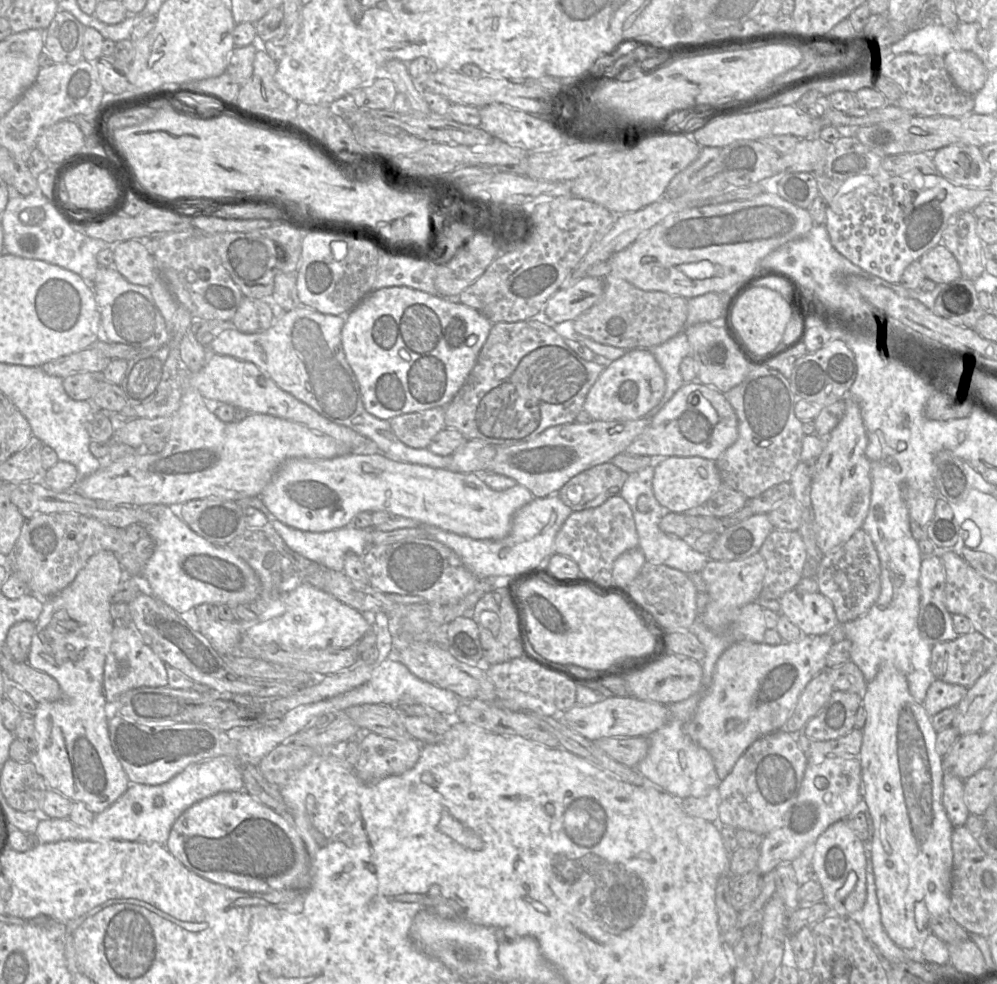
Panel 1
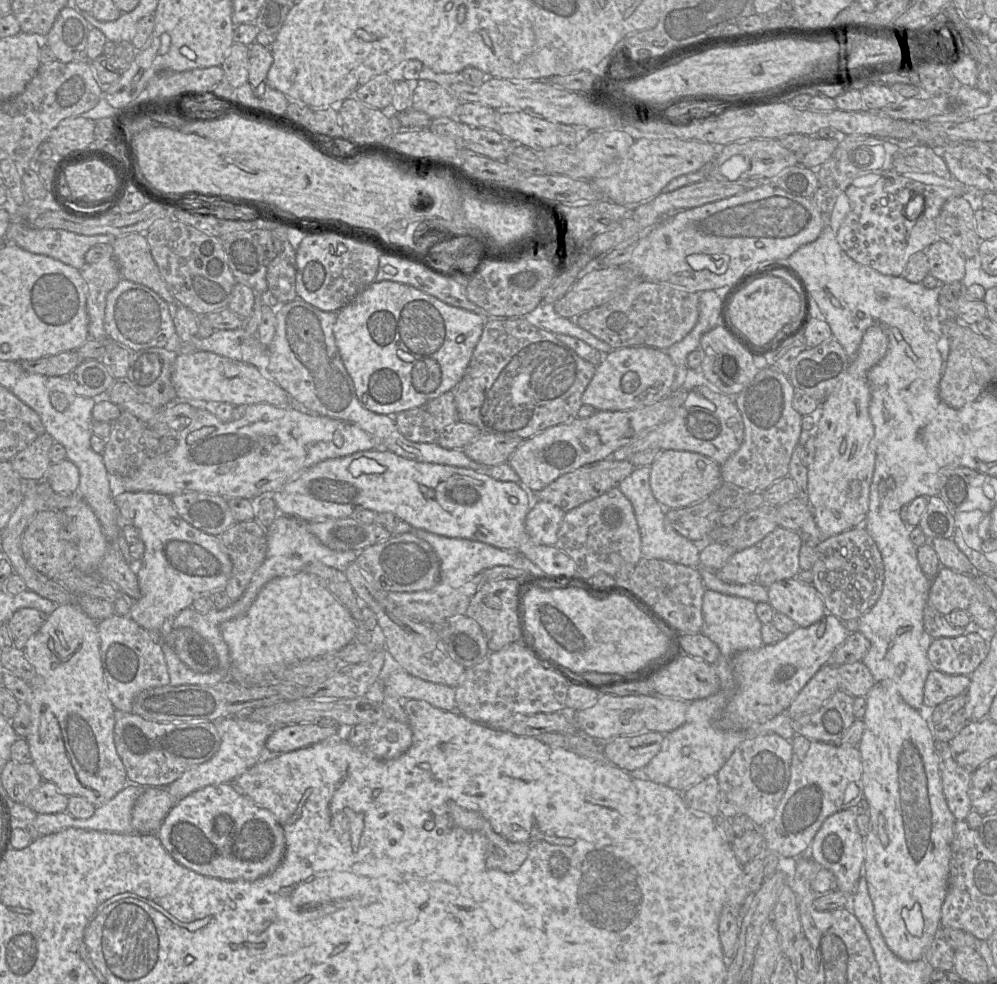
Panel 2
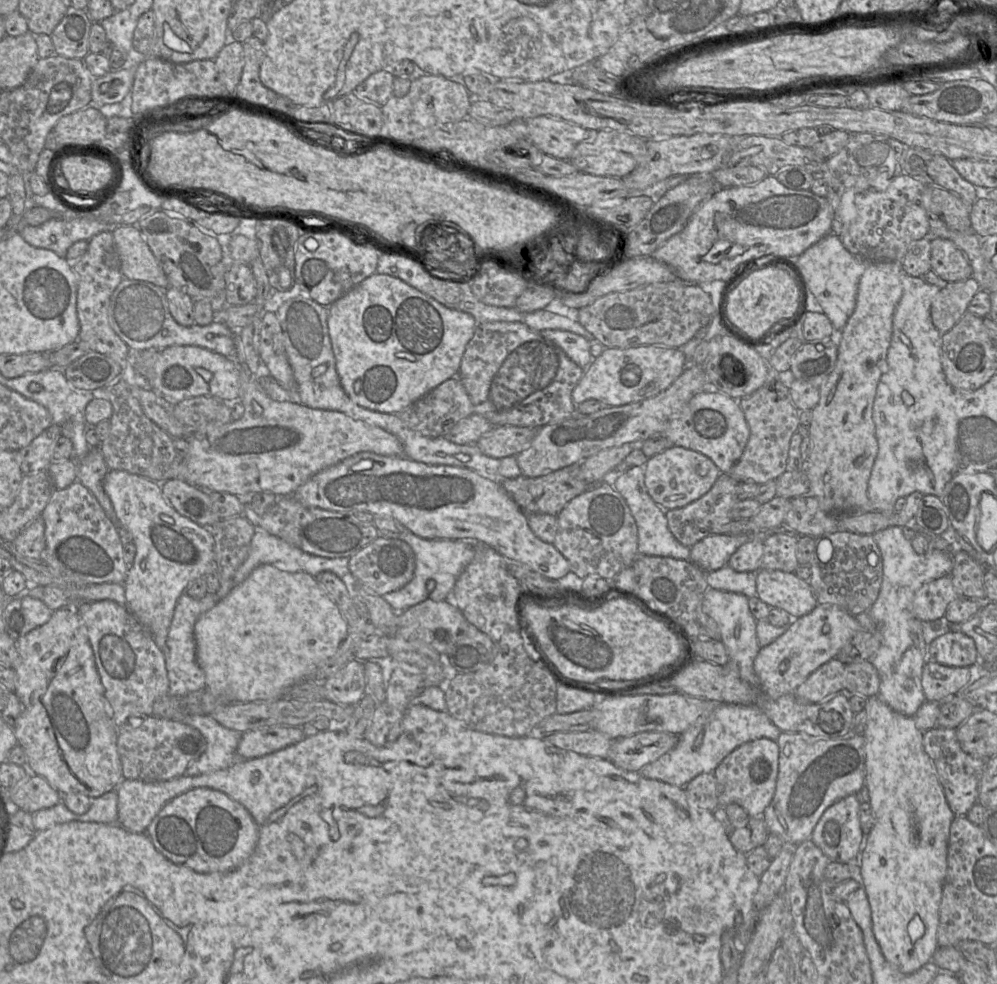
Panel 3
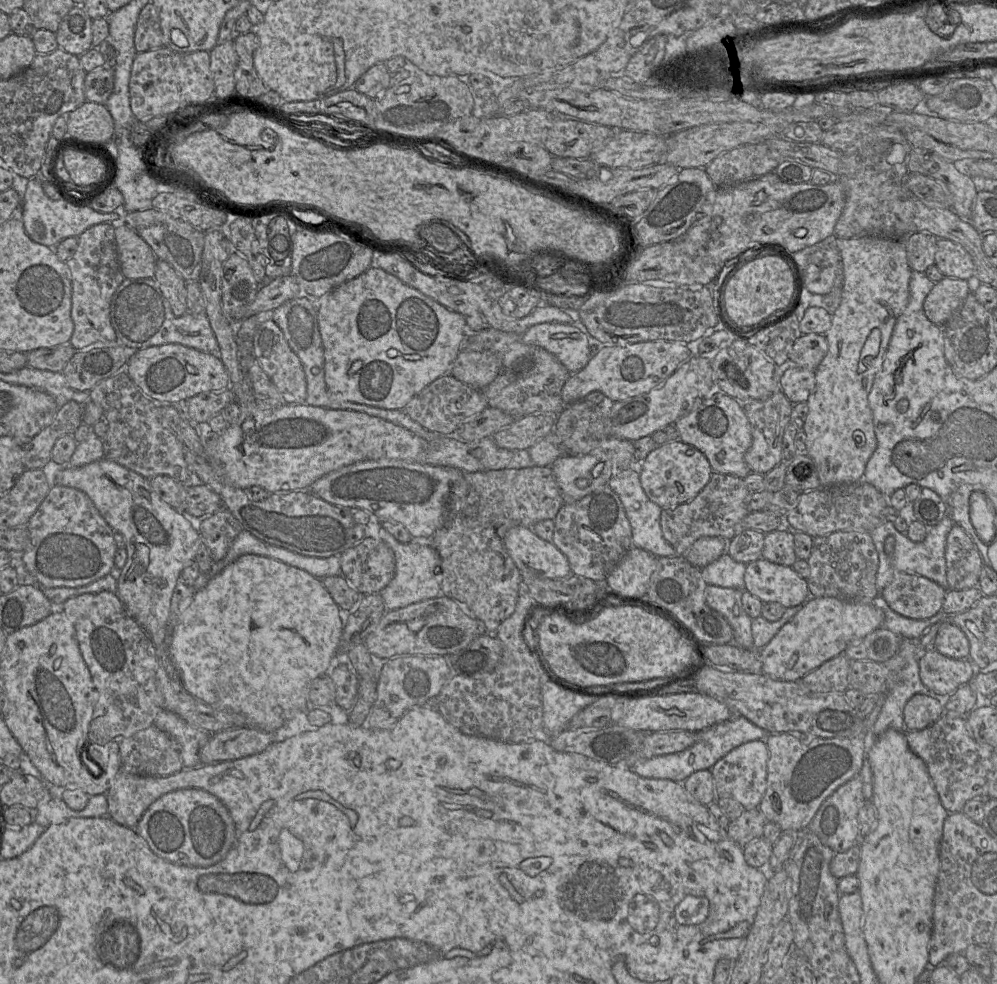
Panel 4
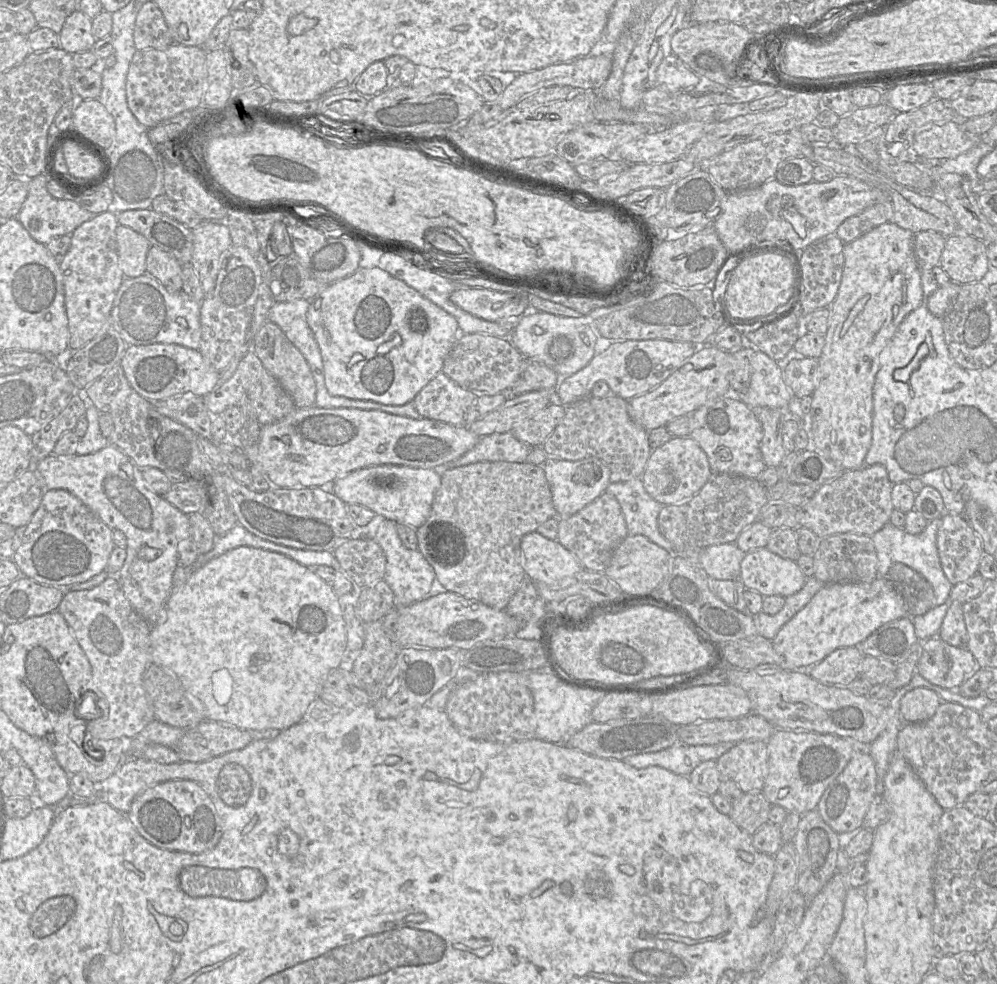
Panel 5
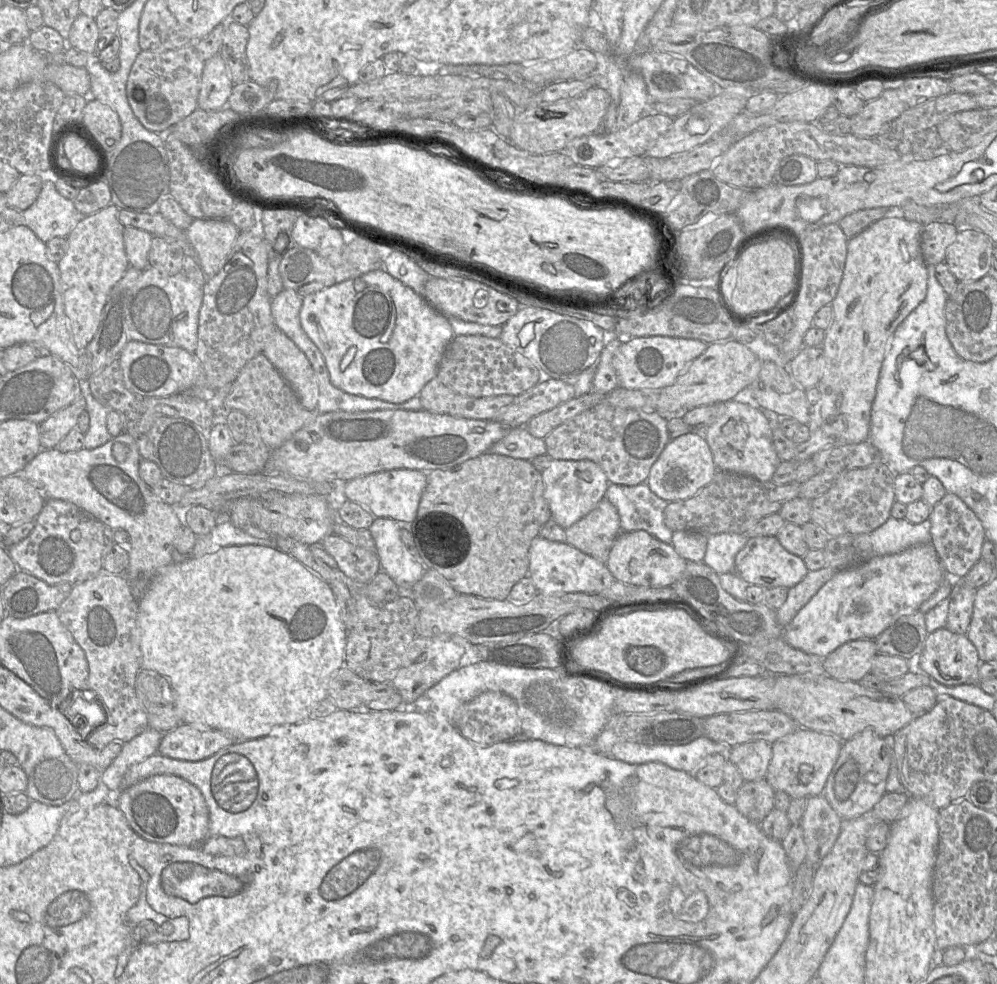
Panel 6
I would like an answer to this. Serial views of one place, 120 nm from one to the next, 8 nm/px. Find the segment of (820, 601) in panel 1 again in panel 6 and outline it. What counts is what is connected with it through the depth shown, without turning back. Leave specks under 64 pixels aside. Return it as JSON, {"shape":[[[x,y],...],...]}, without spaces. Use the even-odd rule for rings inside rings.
{"shape":[[[776,536],[750,537],[735,557],[734,571],[748,585],[759,585],[765,589],[774,587],[791,588],[808,573],[803,557],[787,551]]]}

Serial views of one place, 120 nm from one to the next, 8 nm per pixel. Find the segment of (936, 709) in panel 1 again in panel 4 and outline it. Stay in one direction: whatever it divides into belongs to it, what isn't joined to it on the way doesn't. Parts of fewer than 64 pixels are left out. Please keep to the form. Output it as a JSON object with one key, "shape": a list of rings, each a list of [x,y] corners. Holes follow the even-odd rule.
{"shape":[[[934,648],[925,650],[919,659],[922,683],[942,696],[950,696],[960,686],[968,684],[979,671],[981,670],[969,658],[950,658]]]}

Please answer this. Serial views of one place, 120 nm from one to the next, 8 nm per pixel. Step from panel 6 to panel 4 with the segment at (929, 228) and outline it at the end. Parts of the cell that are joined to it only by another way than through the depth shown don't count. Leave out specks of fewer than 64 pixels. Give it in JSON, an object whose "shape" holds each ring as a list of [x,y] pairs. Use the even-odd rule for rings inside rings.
{"shape":[[[913,232],[905,238],[908,264],[912,271],[925,272],[935,264],[938,238],[927,232]]]}

